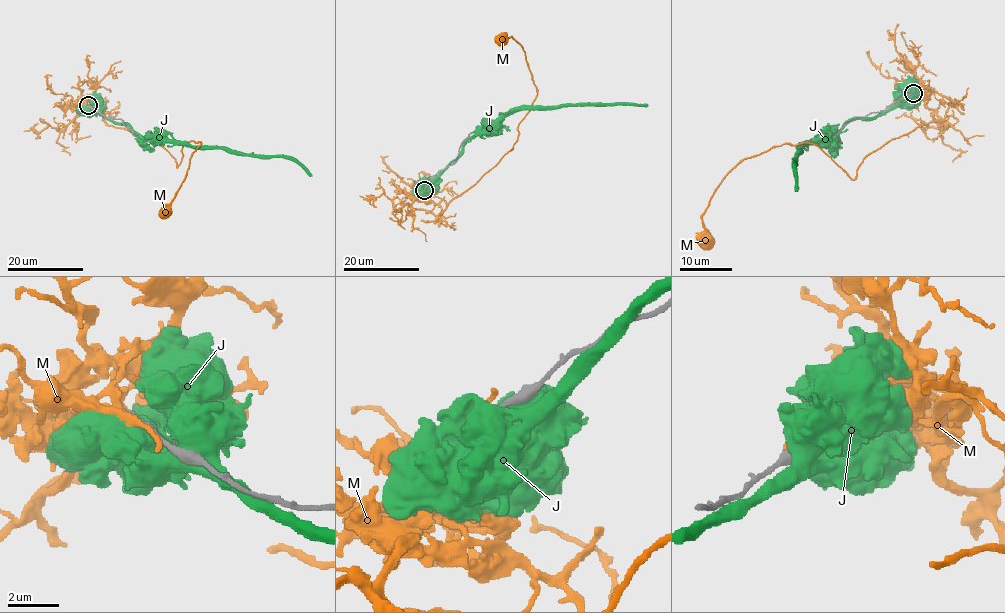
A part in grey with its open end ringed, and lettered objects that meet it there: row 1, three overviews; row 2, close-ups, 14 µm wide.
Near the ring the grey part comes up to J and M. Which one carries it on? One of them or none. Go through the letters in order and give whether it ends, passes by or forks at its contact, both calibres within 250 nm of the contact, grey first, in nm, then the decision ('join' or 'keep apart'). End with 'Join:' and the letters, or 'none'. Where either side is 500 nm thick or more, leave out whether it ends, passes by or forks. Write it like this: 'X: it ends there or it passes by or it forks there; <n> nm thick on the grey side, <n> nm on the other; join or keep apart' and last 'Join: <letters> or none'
J: 170 nm thick on the grey side, 1000 nm on the other; keep apart
M: it ends there; 240 nm thick on the grey side, 300 nm on the other; keep apart
Join: none

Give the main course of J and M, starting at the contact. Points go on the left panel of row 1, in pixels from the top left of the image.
J: (89, 106), (143, 136), (165, 137), (195, 146), (289, 156), (311, 176)
M: (86, 105), (98, 103), (107, 125), (153, 140), (177, 167), (185, 144), (200, 143), (162, 219)

